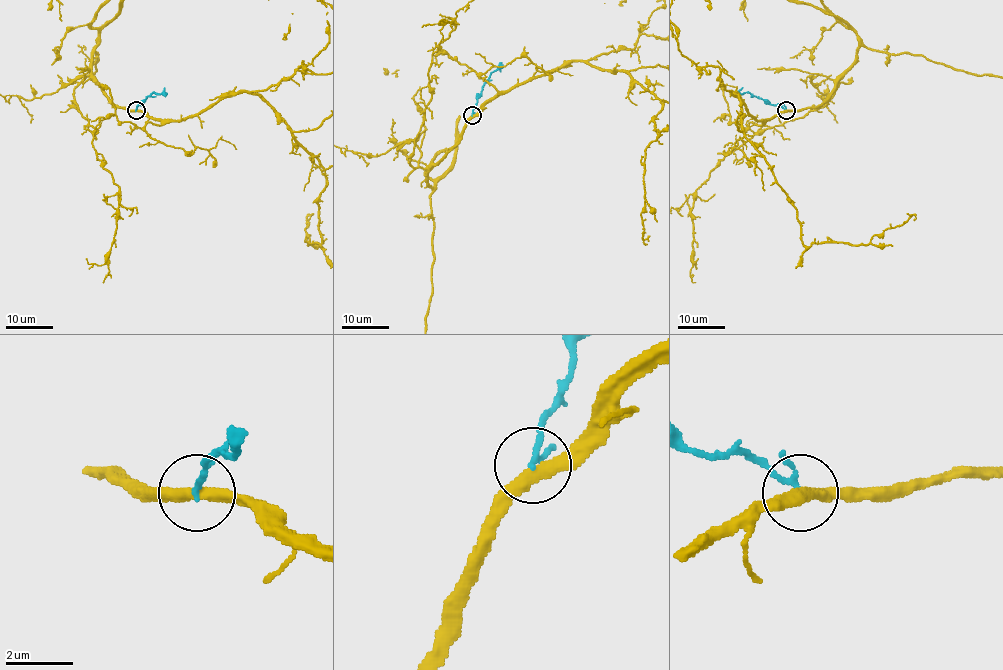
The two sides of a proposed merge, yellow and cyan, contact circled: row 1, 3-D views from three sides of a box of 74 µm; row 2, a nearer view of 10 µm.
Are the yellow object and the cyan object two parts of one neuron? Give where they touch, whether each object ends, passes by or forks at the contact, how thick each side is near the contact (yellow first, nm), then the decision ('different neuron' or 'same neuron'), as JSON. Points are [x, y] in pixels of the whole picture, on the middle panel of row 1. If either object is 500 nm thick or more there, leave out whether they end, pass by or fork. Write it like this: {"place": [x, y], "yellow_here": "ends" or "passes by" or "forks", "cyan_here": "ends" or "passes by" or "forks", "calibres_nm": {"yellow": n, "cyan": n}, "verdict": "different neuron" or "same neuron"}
{"place": [472, 115], "yellow_here": "passes by", "cyan_here": "passes by", "calibres_nm": {"yellow": 360, "cyan": 130}, "verdict": "different neuron"}

